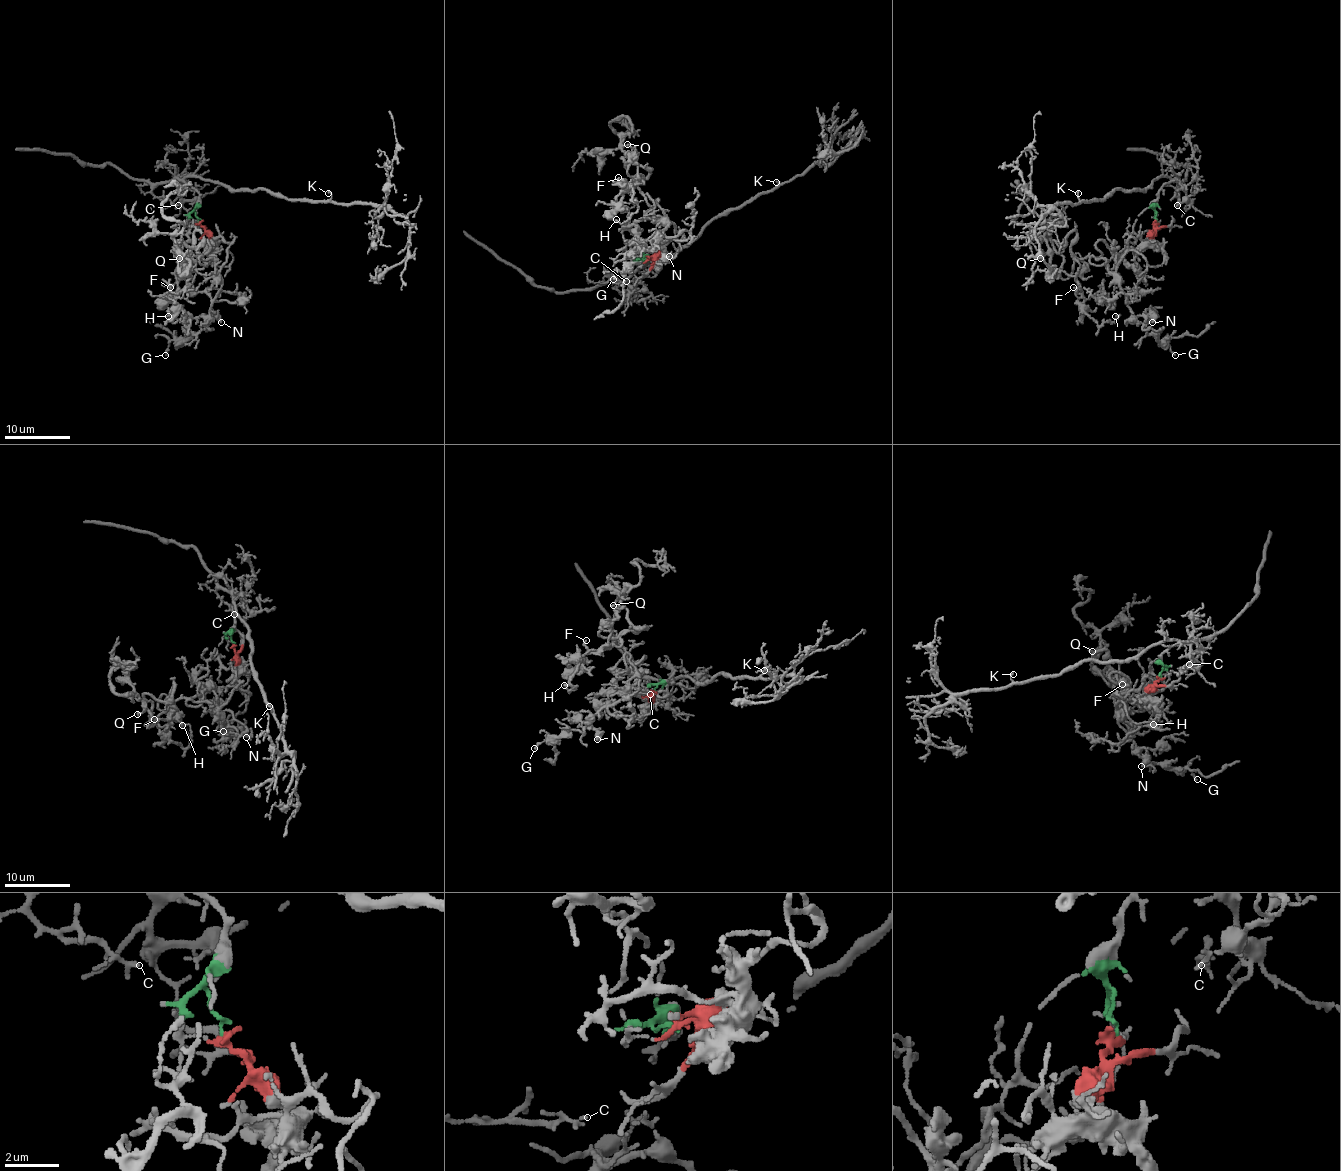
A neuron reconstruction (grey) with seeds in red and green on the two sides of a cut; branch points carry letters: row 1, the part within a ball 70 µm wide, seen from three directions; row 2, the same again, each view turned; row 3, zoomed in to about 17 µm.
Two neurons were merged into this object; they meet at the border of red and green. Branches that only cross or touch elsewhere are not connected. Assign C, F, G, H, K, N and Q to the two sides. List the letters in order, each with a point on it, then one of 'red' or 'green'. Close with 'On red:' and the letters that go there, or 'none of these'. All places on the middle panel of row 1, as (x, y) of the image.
C: place (626, 281); green
F: place (618, 177); red
G: place (613, 279); red
H: place (616, 219); red
K: place (776, 182); green
N: place (669, 256); red
Q: place (627, 144); red
On red: F, G, H, N, Q

